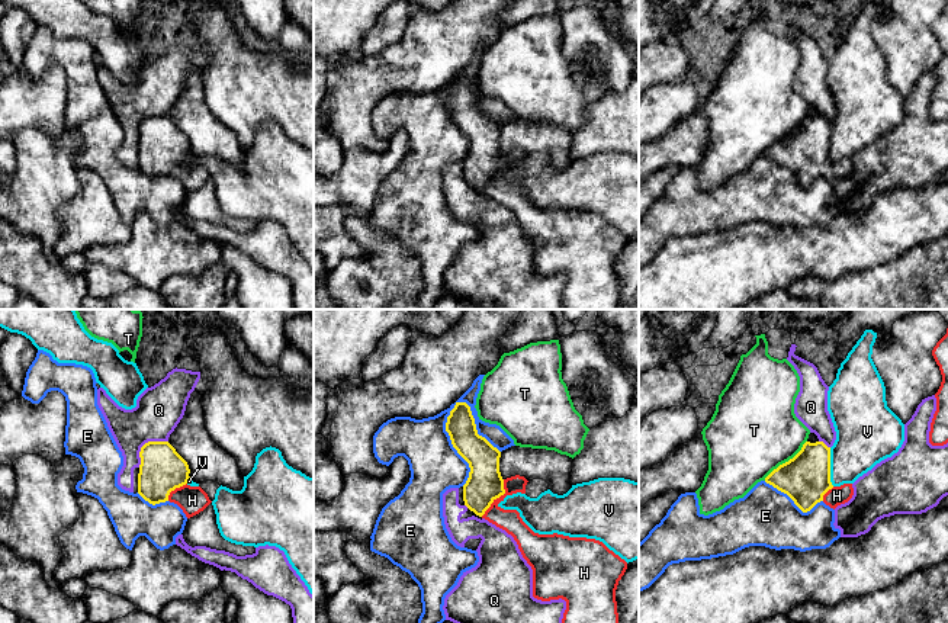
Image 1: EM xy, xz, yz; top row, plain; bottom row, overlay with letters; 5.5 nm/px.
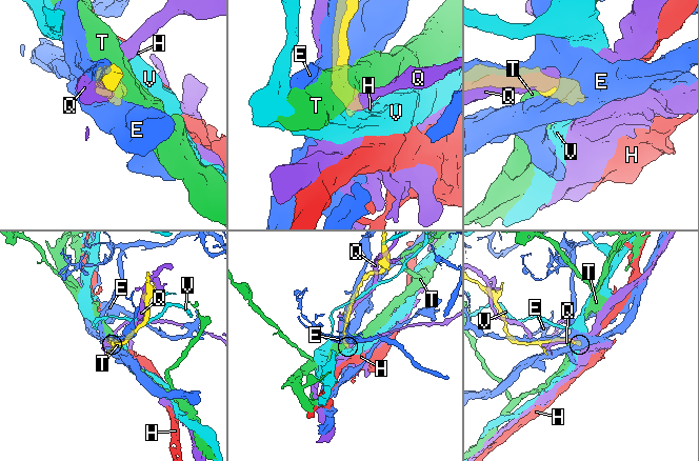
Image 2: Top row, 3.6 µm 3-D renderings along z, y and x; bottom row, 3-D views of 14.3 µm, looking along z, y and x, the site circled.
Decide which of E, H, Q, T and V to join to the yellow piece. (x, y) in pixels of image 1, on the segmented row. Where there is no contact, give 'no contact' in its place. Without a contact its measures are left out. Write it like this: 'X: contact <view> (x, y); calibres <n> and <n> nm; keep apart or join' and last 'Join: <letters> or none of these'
E: contact xz (452, 443); calibres 180 and 280 nm; keep apart
H: contact xz (498, 497); calibres 200 and 120 nm; join
Q: contact xy (144, 445); calibres 240 and 260 nm; keep apart
T: contact yz (786, 462); calibres 280 and 480 nm; keep apart
V: contact yz (829, 466); calibres 280 and 320 nm; keep apart
Join: H

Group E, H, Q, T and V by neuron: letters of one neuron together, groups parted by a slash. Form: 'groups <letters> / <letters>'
groups E / H / Q / T / V

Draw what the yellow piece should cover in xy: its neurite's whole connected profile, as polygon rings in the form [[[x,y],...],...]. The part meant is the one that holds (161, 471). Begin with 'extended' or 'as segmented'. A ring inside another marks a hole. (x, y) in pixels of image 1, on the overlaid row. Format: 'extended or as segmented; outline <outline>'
extended; outline [[[168,441],[145,443],[139,457],[138,494],[150,504],[174,502],[190,518],[212,502],[200,486],[187,484],[189,465]]]

